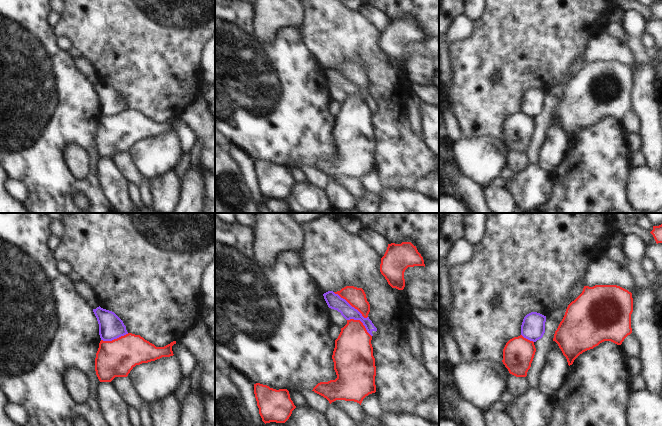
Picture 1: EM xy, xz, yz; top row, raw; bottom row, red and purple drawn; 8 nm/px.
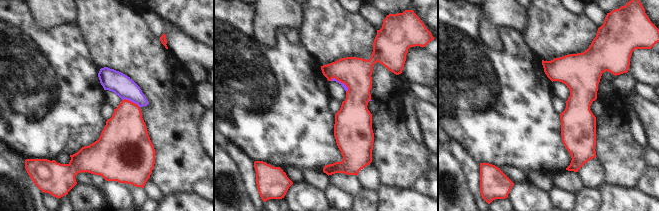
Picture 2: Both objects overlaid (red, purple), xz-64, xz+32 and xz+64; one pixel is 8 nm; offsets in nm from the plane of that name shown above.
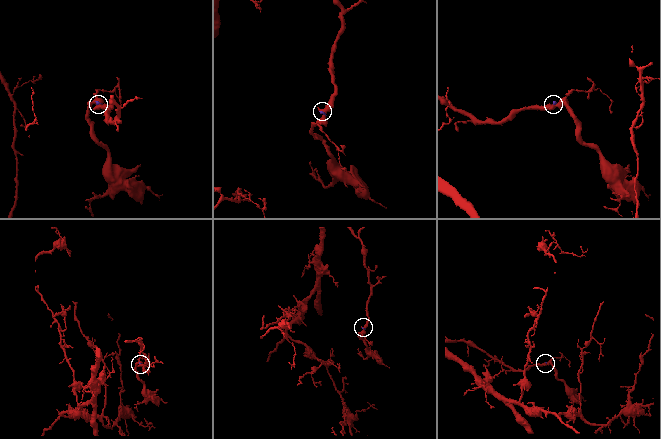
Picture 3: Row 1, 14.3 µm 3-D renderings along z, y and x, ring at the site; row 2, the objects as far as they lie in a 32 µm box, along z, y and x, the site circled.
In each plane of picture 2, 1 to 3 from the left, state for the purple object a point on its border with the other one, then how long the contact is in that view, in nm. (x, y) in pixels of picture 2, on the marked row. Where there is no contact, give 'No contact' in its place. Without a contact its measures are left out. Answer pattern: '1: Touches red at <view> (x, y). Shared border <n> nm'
1: Touches red at xz-64 (130, 101). Shared border 160 nm
2: Touches red at xz+32 (340, 81). Shared border 170 nm
3: No contact.

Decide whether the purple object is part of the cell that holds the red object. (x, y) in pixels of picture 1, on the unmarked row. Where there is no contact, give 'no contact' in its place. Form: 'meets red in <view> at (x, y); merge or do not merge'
meets red in xz at (350, 80); do not merge

